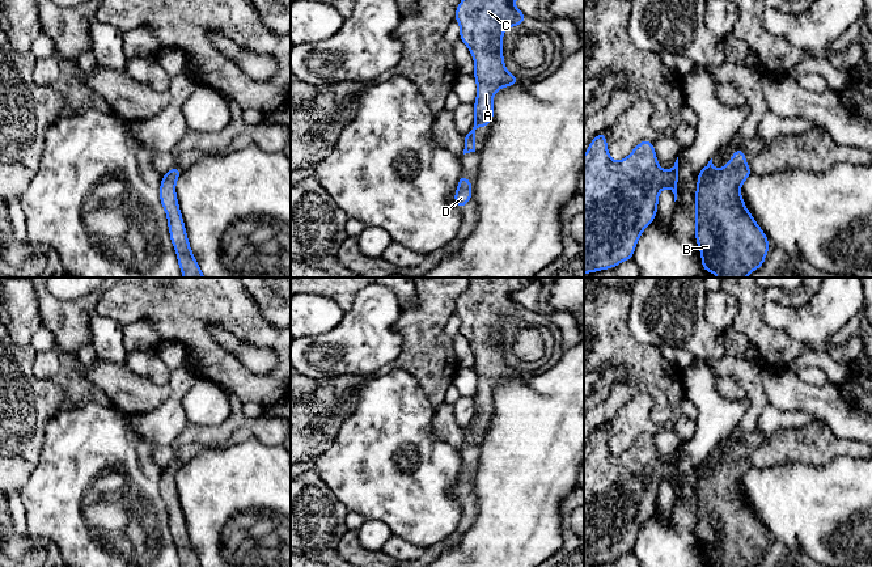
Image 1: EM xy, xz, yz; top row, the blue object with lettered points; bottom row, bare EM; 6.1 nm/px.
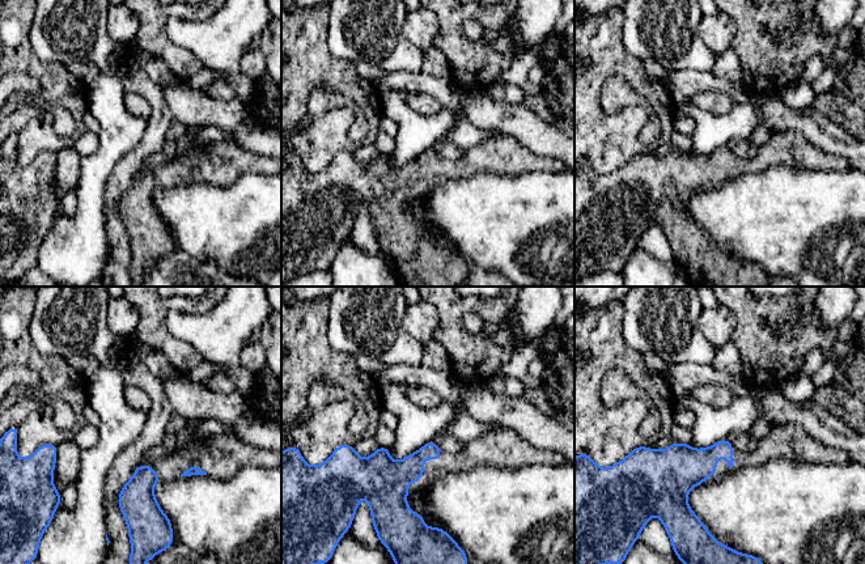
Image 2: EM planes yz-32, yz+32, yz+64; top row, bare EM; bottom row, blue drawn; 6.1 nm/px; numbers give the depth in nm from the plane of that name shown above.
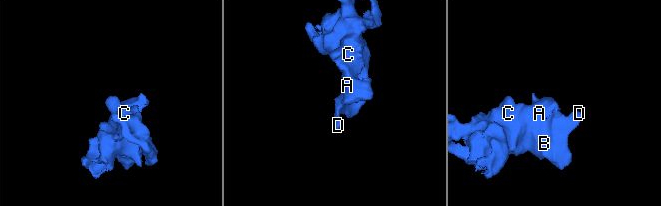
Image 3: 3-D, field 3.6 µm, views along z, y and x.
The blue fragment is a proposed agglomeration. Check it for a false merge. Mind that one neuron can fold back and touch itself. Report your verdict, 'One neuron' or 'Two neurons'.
One neuron

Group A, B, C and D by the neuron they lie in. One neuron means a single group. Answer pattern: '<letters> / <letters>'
A B C D

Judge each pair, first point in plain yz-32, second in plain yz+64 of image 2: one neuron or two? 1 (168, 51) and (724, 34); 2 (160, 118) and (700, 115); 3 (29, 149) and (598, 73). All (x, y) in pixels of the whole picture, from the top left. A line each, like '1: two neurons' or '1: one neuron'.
1: two neurons
2: two neurons
3: one neuron

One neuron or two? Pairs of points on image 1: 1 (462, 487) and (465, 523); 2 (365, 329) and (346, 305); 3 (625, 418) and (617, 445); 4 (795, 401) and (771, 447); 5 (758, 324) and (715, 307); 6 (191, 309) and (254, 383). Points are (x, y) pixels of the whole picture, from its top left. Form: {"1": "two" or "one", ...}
{"1": "one", "2": "two", "3": "one", "4": "two", "5": "two", "6": "one"}

